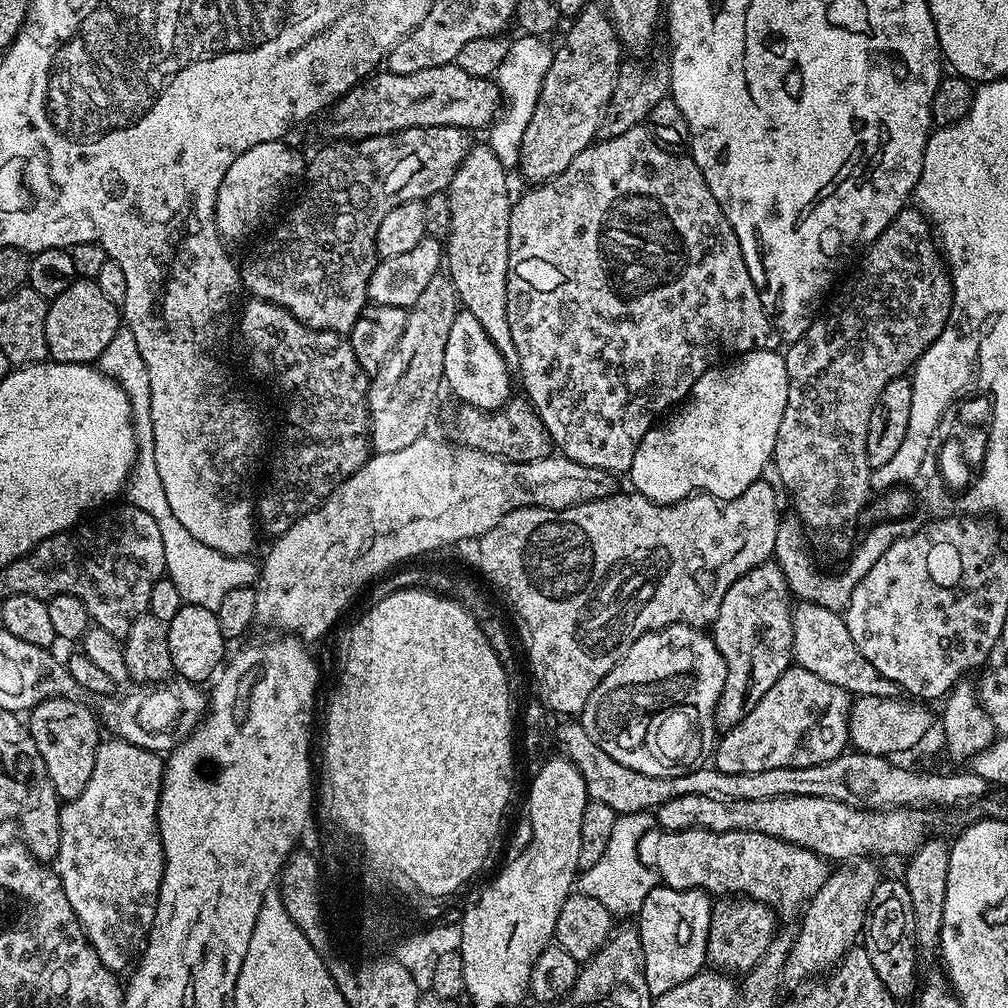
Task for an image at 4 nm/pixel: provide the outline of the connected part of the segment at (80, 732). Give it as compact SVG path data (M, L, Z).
M55 696L32 709L26 720L27 730L36 743L35 755L40 755L44 763L47 783L64 802L78 798L78 794L86 790L86 782L90 782L90 774L94 770L96 747L102 742L102 728L95 711L80 702L70 696Z

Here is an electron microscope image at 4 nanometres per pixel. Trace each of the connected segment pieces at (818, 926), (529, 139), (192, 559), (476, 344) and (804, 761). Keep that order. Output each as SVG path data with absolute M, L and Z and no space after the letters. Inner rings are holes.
M857 858L851 862L844 862L837 870L829 871L826 882L814 894L814 898L808 901L803 909L804 921L800 924L800 933L795 933L792 941L792 952L786 958L783 979L792 984L799 980L808 980L819 977L839 965L848 949L853 947L852 936L861 935L864 919L868 913L870 894L874 894L874 886L882 878L879 872L868 858Z
M589 3L569 24L572 25L564 36L564 45L557 47L552 53L550 70L546 70L546 78L542 82L542 94L538 94L538 106L534 106L534 118L530 118L530 126L526 126L526 134L522 134L518 172L532 186L543 184L562 174L562 170L566 170L566 166L570 166L570 162L574 162L574 158L597 139L598 122L602 118L604 107L610 102L614 82L620 73L622 45L611 18L599 3Z
M121 326L114 334L114 338L110 338L110 346L102 350L98 367L128 395L132 407L136 460L132 464L132 472L128 475L127 503L138 510L146 510L146 514L150 514L150 518L154 518L154 522L158 524L158 534L162 534L164 543L166 576L177 586L183 603L215 610L222 602L222 598L230 594L230 590L238 590L238 586L255 585L258 579L257 561L228 555L198 542L198 538L194 538L190 530L186 530L186 526L182 526L182 522L174 518L170 510L170 502L166 502L166 490L162 490L162 478L158 478L158 466L154 463L154 426L150 418L150 374L146 370L146 362L142 362L138 342L134 342L134 334L127 326Z
M457 311L442 356L444 380L448 383L449 390L461 400L461 405L479 408L482 412L494 412L508 403L513 395L512 384L508 381L510 365L504 361L504 355L494 346L494 342L490 342L486 330L482 330L482 322L478 322L474 314Z
M790 666L762 694L762 702L746 718L719 737L714 767L726 774L773 770L778 767L812 767L832 760L849 747L850 694L810 670Z

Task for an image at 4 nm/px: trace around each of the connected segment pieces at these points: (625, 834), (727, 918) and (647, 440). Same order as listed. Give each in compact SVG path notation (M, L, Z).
M625 812L617 815L614 830L610 833L610 842L602 858L594 866L583 869L578 876L579 891L590 898L598 898L617 917L635 917L640 911L642 902L658 886L658 877L648 865L640 860L640 840L653 827L654 820L648 812Z
M729 894L721 896L713 903L708 927L707 963L715 971L733 974L749 972L766 954L778 921L777 913L768 904L752 900L748 896Z
M759 348L737 355L723 366L707 368L702 378L694 382L687 399L679 405L676 411L680 412L673 411L663 422L653 424L642 438L630 469L631 487L659 504L673 504L693 494L717 496L719 500L738 498L738 494L763 477L760 475L767 464L769 467L778 426L782 426L782 414L786 410L787 393L786 362L780 350Z

